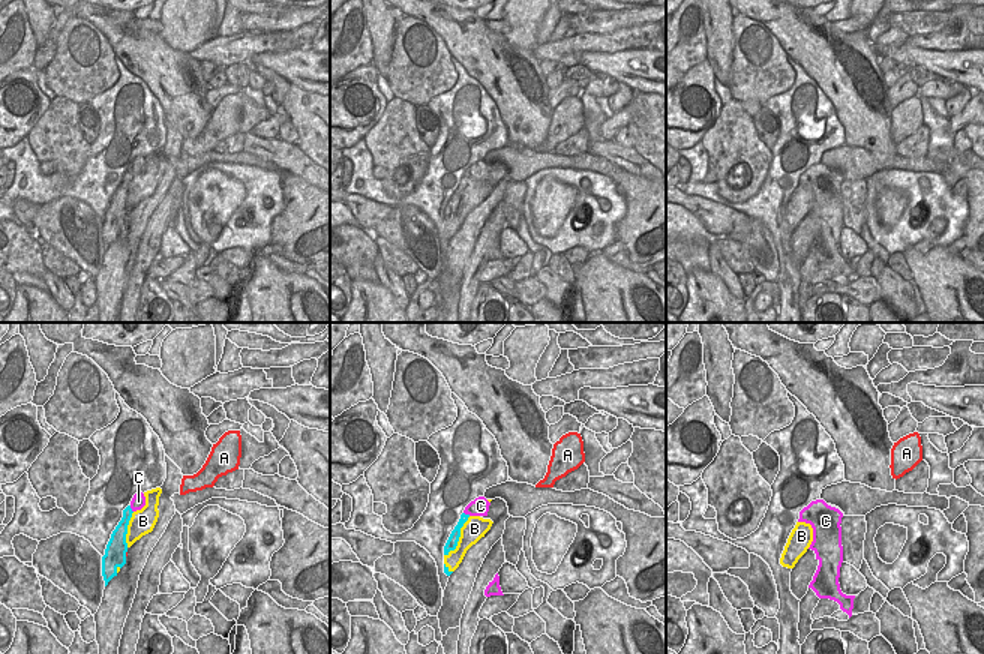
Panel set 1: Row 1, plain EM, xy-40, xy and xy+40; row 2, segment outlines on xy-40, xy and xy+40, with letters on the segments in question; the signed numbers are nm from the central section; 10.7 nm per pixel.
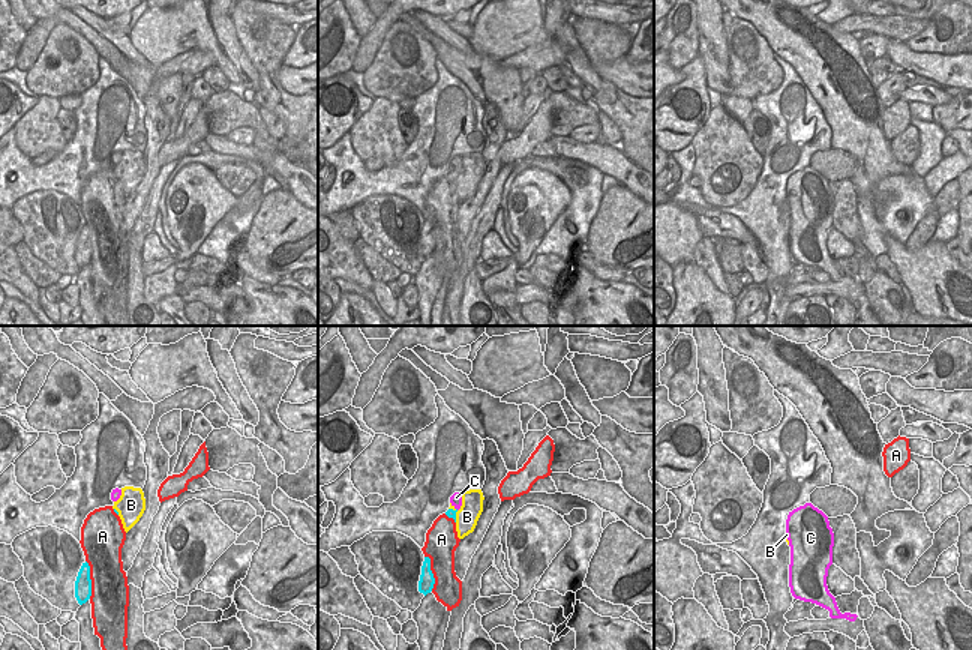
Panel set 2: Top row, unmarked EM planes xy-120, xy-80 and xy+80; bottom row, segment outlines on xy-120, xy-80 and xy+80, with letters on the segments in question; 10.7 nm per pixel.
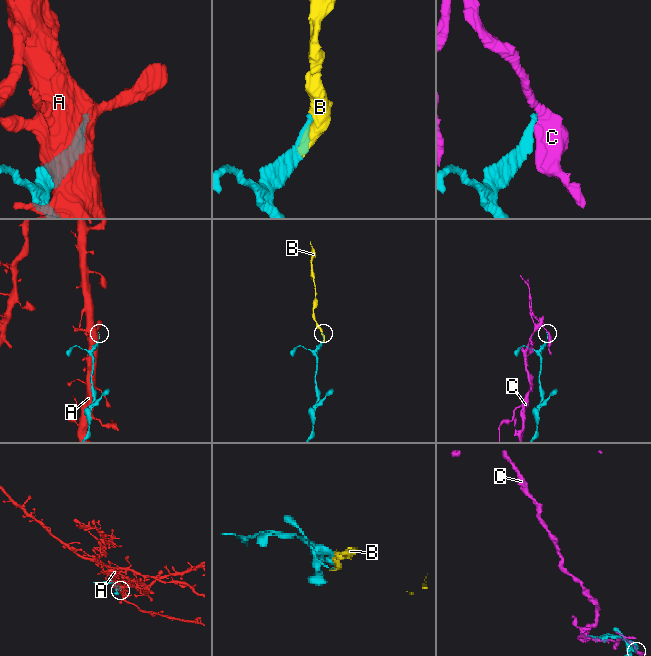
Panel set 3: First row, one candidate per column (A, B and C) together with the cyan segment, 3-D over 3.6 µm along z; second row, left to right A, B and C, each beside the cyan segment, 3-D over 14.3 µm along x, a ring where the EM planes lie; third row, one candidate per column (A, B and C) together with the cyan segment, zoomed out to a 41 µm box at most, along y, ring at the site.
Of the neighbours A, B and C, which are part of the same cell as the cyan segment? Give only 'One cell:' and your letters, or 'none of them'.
One cell: B

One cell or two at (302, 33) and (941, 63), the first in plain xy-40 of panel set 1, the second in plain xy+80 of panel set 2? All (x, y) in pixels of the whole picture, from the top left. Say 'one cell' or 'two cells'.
two cells

